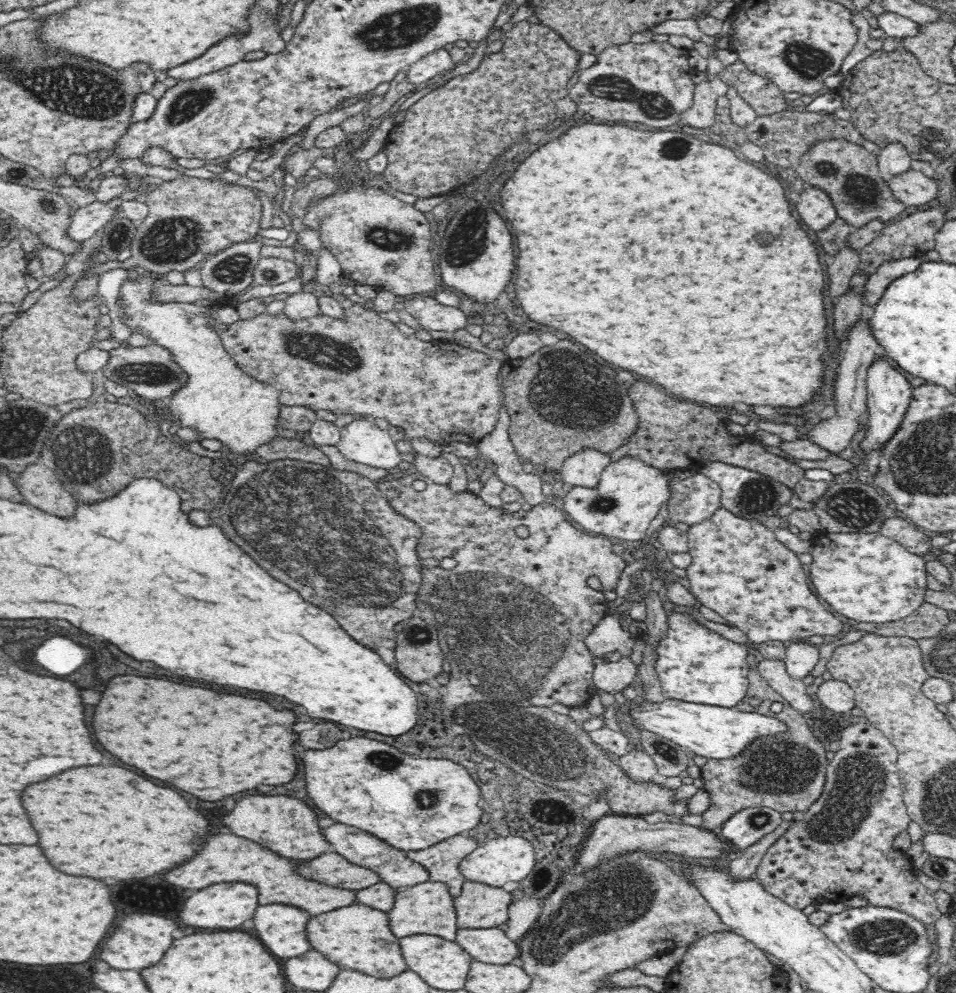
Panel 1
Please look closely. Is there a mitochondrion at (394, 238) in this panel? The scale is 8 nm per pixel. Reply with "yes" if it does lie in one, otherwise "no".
yes

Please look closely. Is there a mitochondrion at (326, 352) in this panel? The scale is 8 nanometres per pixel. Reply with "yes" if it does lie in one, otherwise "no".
yes

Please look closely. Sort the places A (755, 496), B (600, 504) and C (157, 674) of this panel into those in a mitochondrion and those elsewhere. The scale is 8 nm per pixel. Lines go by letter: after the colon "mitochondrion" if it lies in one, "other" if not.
A: mitochondrion
B: mitochondrion
C: other

